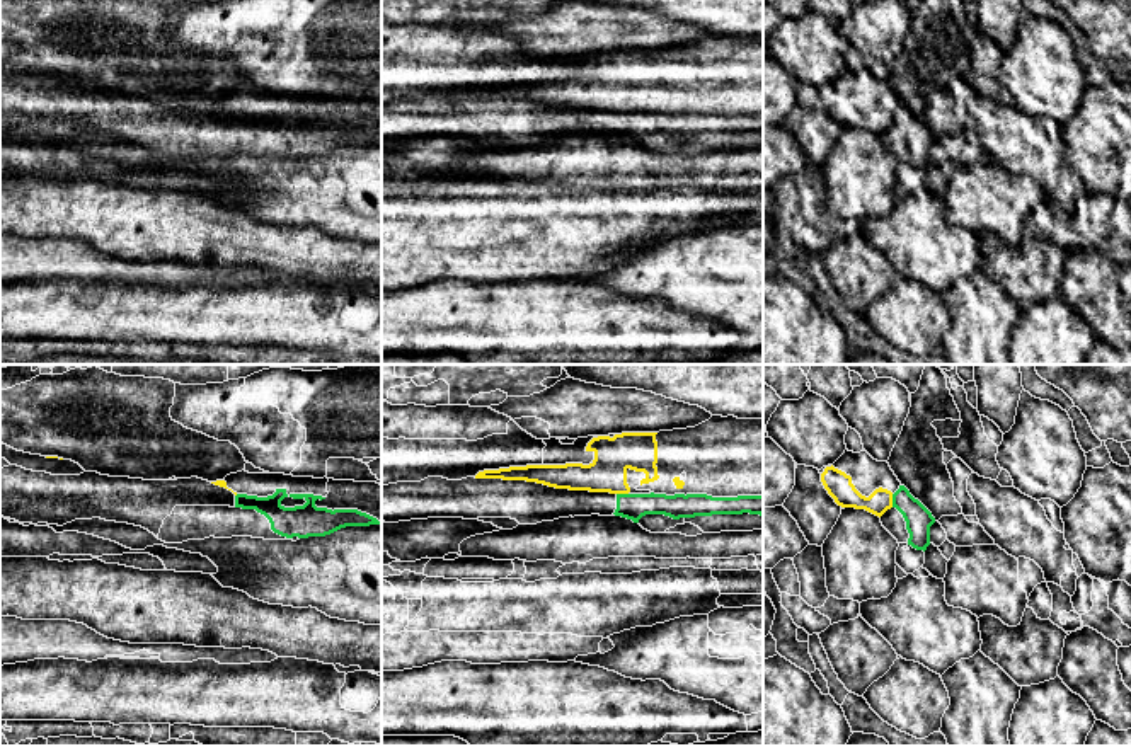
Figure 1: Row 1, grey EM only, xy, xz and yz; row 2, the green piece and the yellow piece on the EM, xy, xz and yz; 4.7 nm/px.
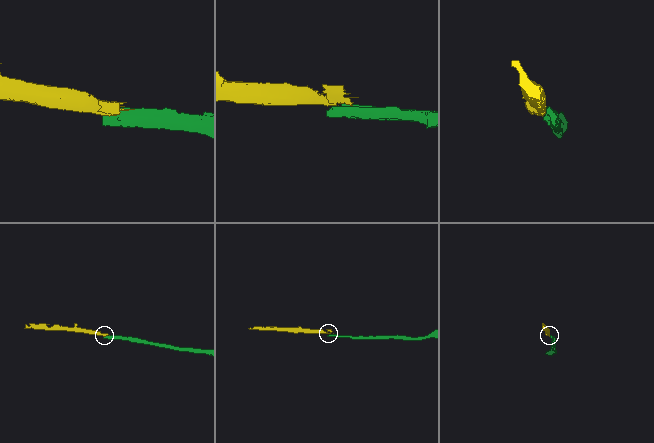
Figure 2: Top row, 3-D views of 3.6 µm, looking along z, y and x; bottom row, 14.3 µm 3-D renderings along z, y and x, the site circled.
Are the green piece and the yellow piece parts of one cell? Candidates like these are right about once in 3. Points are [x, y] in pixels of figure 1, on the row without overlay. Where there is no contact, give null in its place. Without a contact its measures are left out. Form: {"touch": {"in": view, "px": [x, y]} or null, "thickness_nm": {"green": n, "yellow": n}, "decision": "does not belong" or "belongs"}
{"touch": {"in": "yz", "px": [893, 120]}, "thickness_nm": {"green": 130, "yellow": 120}, "decision": "does not belong"}

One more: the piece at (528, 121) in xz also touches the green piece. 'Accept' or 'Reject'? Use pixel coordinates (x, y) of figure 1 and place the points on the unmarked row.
Accept

